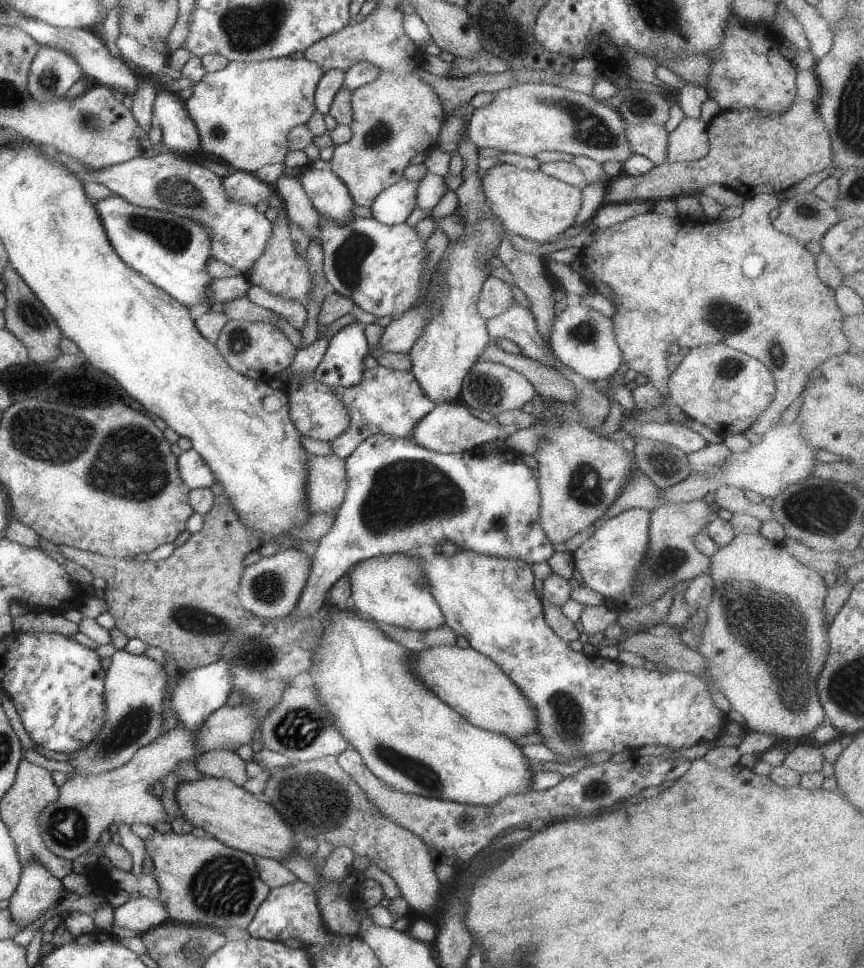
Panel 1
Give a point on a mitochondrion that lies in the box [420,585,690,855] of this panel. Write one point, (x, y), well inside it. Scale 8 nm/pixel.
(564, 706)

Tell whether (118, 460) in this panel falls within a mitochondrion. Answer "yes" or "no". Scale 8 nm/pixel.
yes

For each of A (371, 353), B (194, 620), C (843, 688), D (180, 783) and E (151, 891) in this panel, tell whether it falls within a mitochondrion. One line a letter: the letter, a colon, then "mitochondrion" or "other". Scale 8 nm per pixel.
A: other
B: mitochondrion
C: mitochondrion
D: other
E: other

